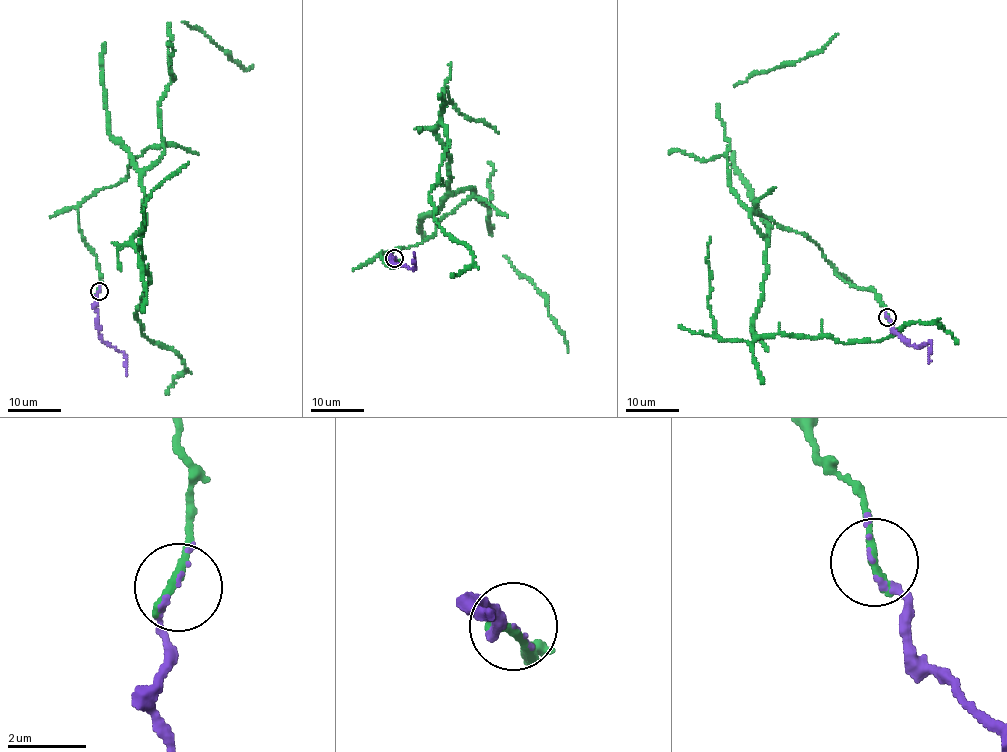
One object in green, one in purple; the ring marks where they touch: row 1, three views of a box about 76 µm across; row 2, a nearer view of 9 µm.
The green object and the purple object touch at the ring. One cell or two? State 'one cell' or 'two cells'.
one cell

